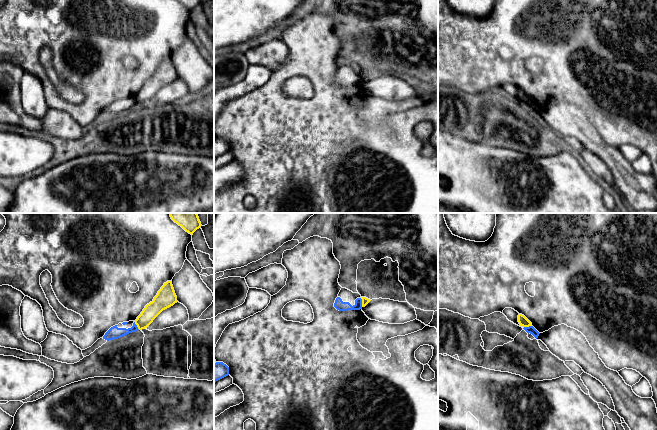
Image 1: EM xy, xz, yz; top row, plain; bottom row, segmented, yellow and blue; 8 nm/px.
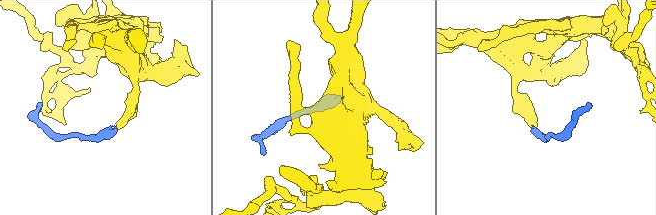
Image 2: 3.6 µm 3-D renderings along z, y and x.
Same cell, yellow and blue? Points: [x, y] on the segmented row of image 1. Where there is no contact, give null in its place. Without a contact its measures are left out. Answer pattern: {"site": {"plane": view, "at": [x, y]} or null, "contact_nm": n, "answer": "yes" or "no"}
{"site": {"plane": "xz", "at": [362, 302]}, "contact_nm": 70, "answer": "no"}

